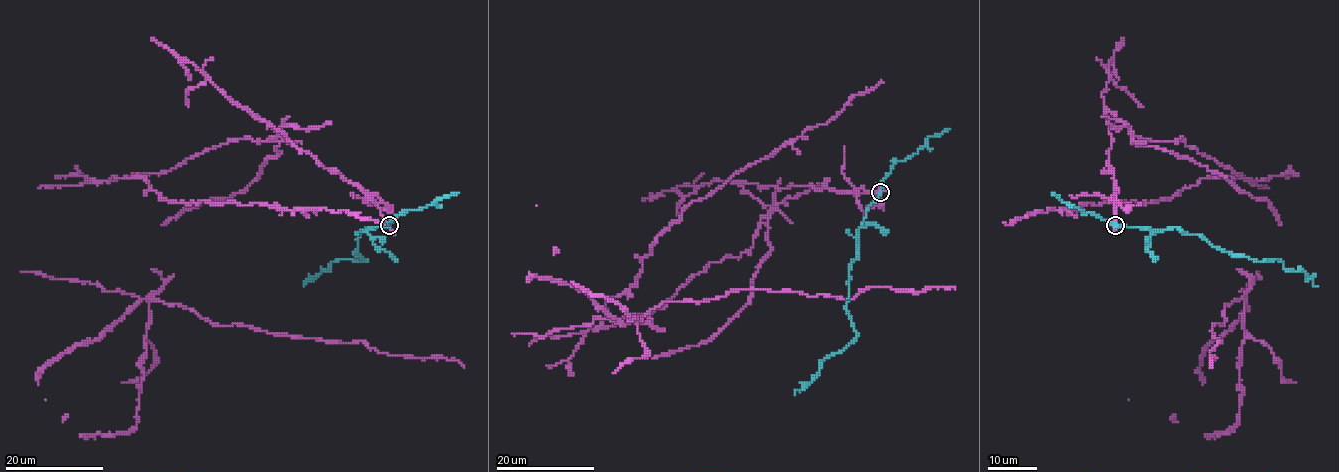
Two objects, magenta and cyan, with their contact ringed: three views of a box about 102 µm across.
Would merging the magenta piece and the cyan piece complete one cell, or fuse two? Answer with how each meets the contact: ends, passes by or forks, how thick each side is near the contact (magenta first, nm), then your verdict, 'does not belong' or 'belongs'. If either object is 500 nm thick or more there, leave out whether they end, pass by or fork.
magenta forks; cyan passes by; calibres 220 and 380 nm; does not belong

